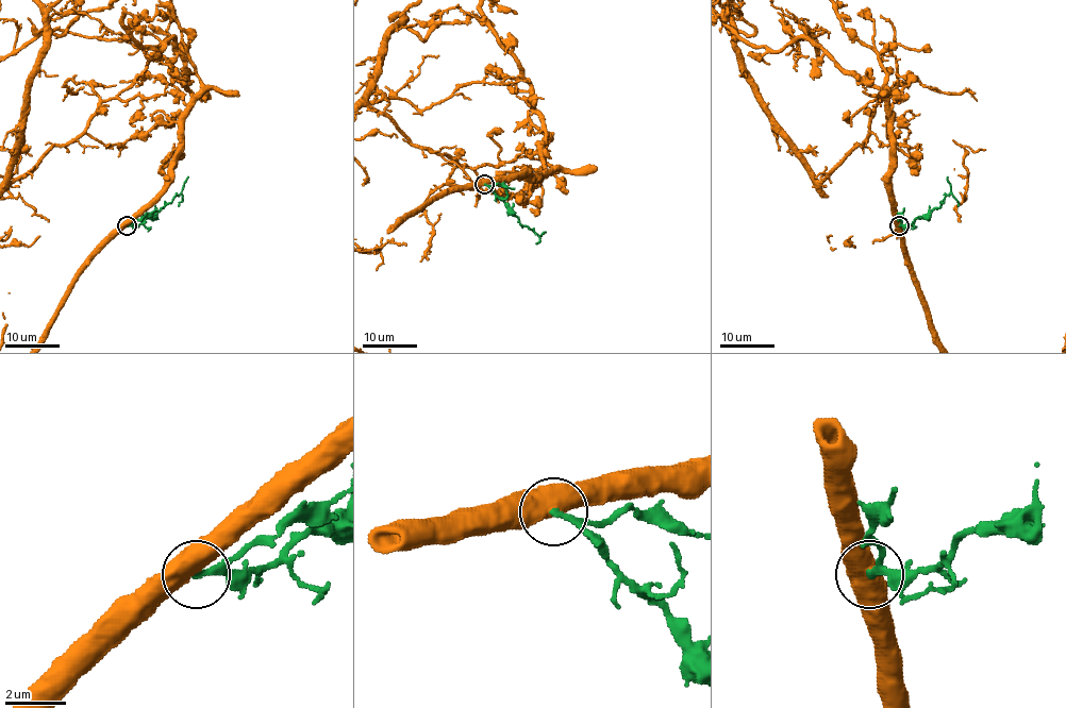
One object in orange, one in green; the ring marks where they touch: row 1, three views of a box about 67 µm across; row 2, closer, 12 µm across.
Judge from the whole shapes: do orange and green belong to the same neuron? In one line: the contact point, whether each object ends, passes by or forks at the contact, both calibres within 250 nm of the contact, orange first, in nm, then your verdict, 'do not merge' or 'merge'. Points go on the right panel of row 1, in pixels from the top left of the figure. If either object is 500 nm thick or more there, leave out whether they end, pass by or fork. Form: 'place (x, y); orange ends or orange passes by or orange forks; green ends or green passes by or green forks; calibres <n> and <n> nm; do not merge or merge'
place (899, 225); calibres 500 and 160 nm; do not merge

